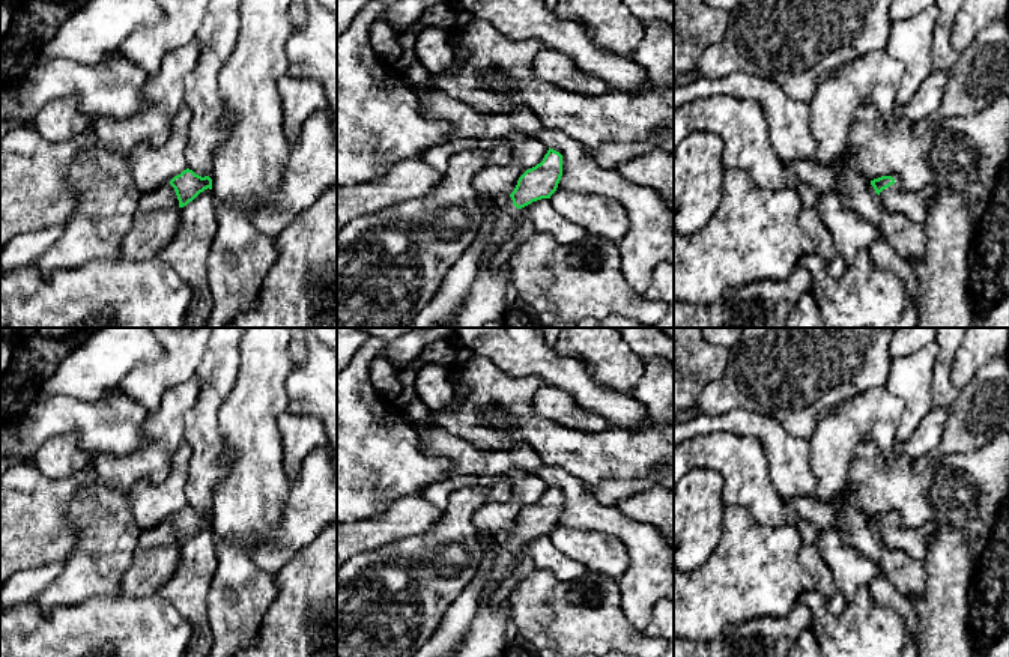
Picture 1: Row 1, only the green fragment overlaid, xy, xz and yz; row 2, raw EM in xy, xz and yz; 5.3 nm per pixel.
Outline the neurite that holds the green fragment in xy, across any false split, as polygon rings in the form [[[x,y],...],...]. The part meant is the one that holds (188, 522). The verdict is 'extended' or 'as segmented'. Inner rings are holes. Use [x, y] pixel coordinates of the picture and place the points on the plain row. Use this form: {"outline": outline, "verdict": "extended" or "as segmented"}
{"outline": [[[186,505],[162,523],[141,529],[140,547],[152,549],[173,543],[183,544],[208,525],[212,526],[209,513],[201,514]]], "verdict": "extended"}

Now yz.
{"outline": [[[881,513],[871,517],[878,531],[880,541],[895,550],[907,553],[911,559],[923,561],[928,544],[937,531],[937,523],[926,523],[920,528],[901,528],[892,513]]], "verdict": "extended"}

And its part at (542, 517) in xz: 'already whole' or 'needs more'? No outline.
needs more

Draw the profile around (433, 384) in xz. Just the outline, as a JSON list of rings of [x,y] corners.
[[[424,364],[415,371],[414,388],[429,410],[441,410],[450,406],[454,397],[453,368]]]

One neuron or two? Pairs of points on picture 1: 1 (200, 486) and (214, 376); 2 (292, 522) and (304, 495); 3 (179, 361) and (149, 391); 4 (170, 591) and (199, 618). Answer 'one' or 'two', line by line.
1: one
2: one
3: one
4: one

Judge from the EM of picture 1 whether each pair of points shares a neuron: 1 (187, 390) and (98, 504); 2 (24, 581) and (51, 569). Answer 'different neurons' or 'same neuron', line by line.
1: same neuron
2: same neuron

